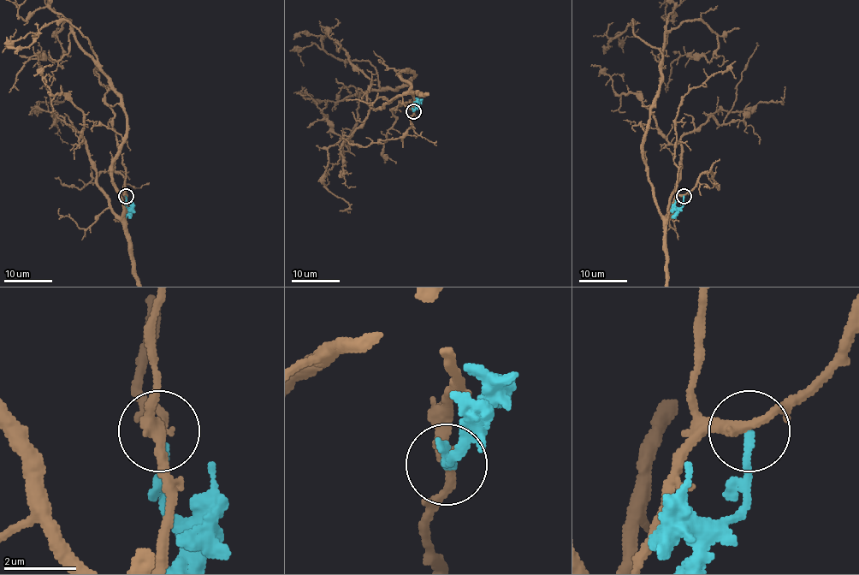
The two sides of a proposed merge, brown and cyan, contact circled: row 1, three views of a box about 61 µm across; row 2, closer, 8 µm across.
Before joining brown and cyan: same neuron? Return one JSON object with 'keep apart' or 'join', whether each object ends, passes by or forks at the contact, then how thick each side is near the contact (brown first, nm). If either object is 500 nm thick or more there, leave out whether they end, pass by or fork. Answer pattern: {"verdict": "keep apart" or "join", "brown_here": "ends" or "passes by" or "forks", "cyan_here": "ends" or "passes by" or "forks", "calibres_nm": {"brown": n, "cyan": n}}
{"verdict": "keep apart", "brown_here": "passes by", "cyan_here": "ends", "calibres_nm": {"brown": 320, "cyan": 170}}

